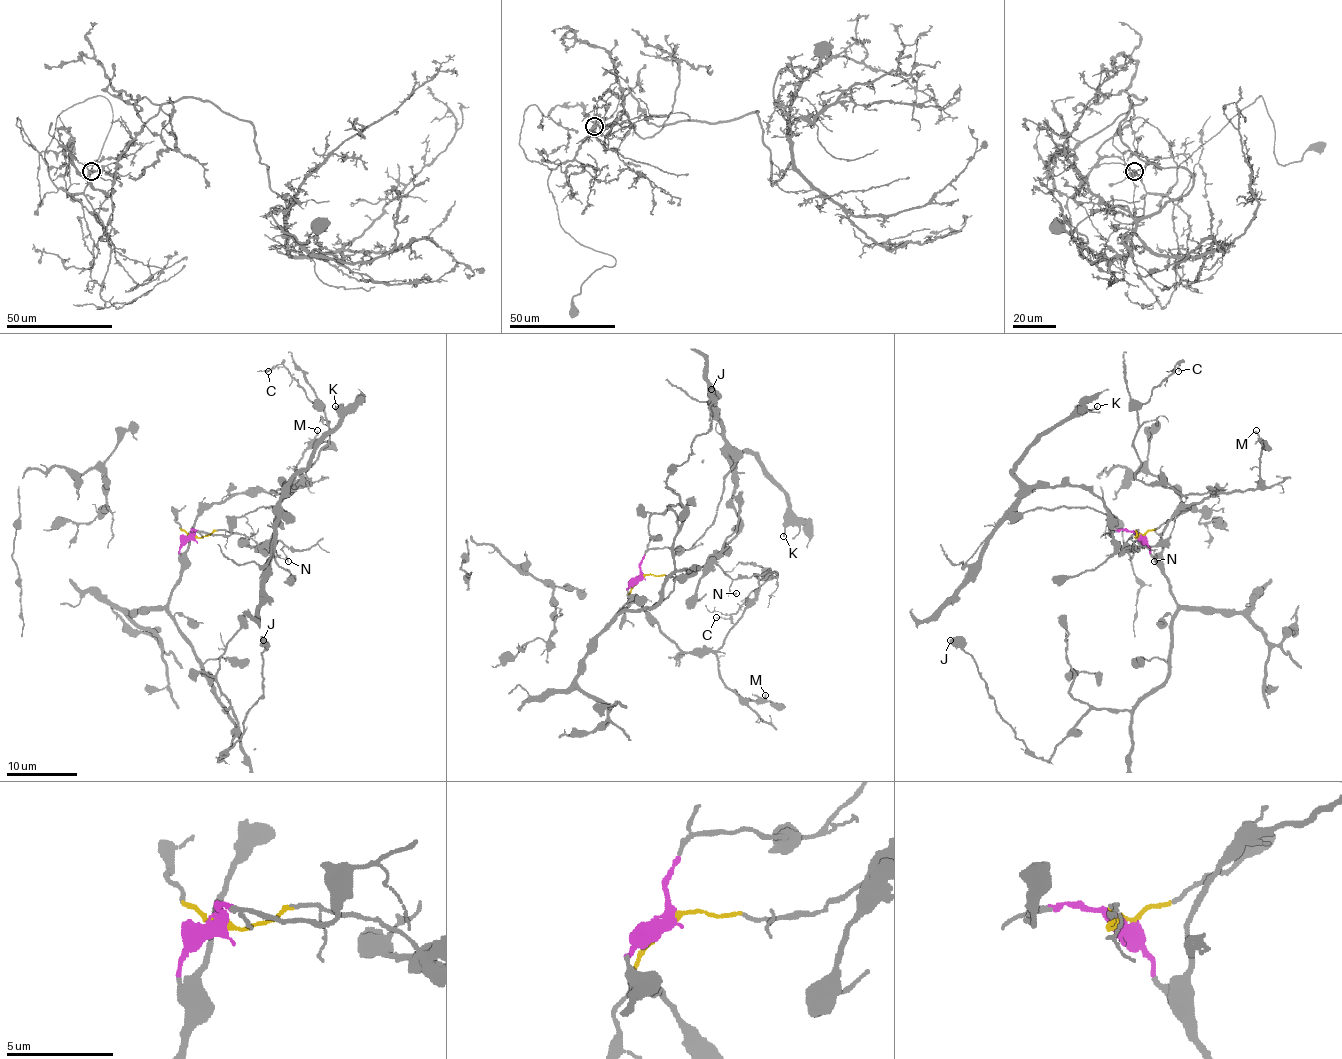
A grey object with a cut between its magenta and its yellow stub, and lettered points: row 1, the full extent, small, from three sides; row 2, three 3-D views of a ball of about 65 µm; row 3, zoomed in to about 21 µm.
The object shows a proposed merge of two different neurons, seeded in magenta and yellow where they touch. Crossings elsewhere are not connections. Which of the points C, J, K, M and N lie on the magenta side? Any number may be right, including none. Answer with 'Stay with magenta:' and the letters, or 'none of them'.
Stay with magenta: C, J, M

